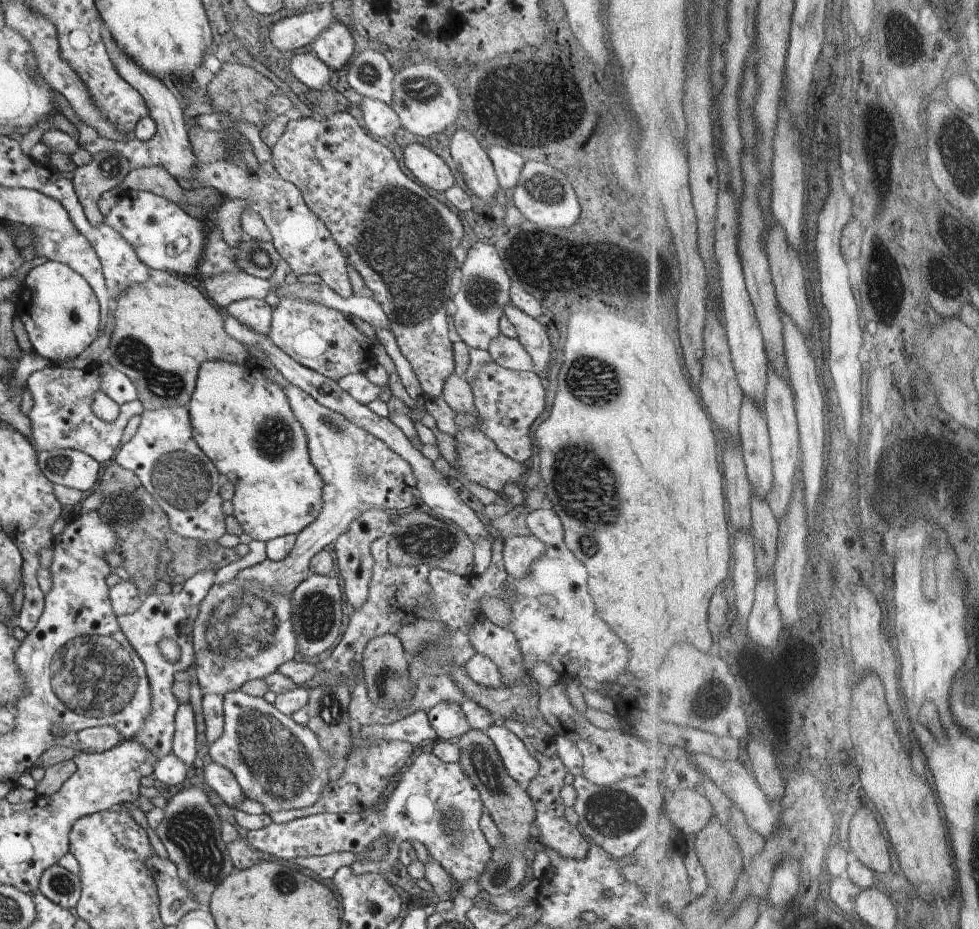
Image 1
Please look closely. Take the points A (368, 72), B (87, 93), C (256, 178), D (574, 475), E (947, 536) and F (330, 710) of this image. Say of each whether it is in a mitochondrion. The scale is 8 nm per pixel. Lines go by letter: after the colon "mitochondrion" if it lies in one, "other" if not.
A: mitochondrion
B: other
C: other
D: mitochondrion
E: other
F: mitochondrion

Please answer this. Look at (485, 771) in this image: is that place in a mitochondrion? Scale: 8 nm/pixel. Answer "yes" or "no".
yes

